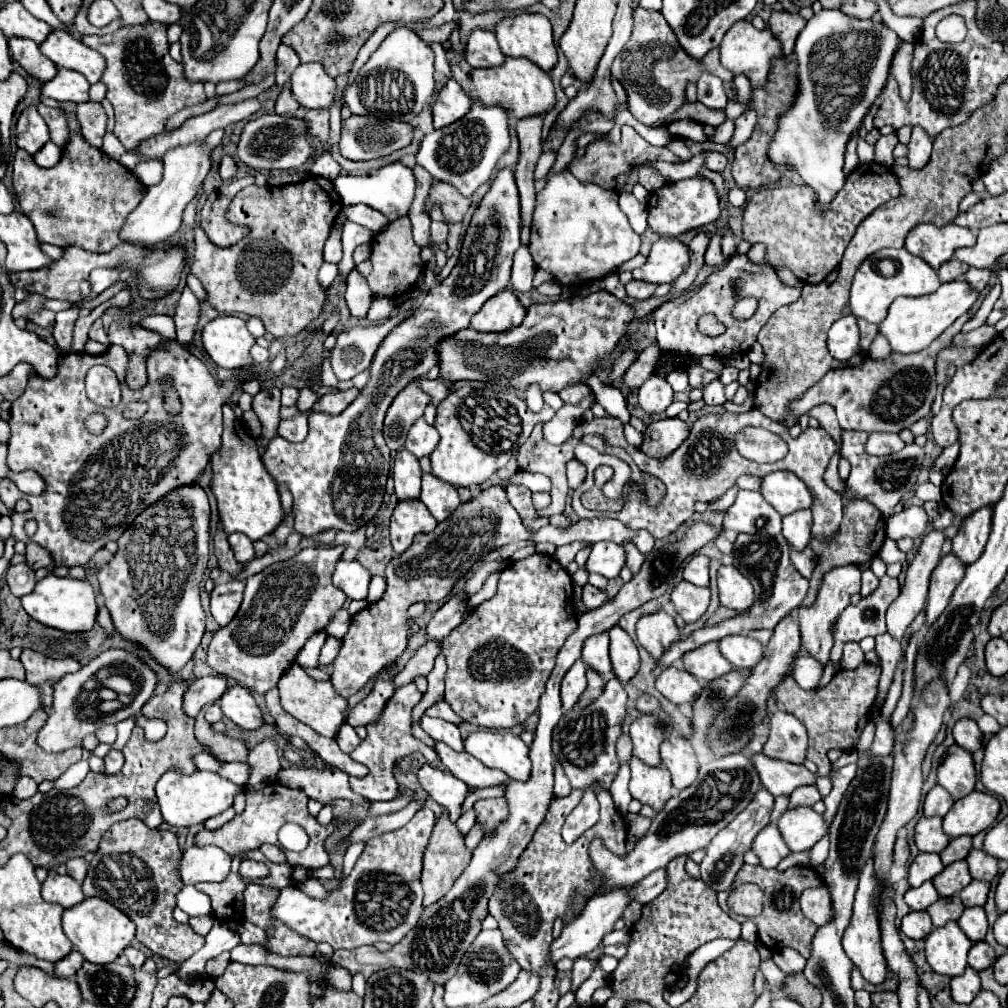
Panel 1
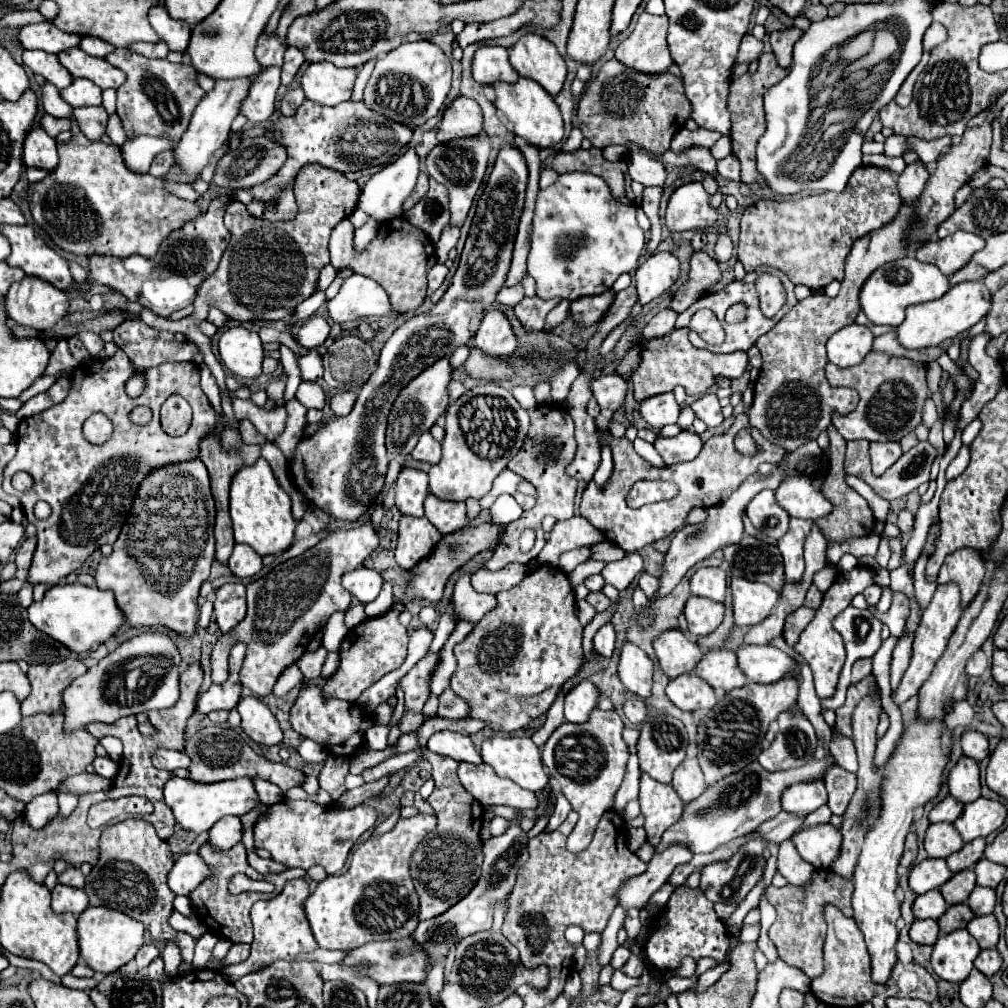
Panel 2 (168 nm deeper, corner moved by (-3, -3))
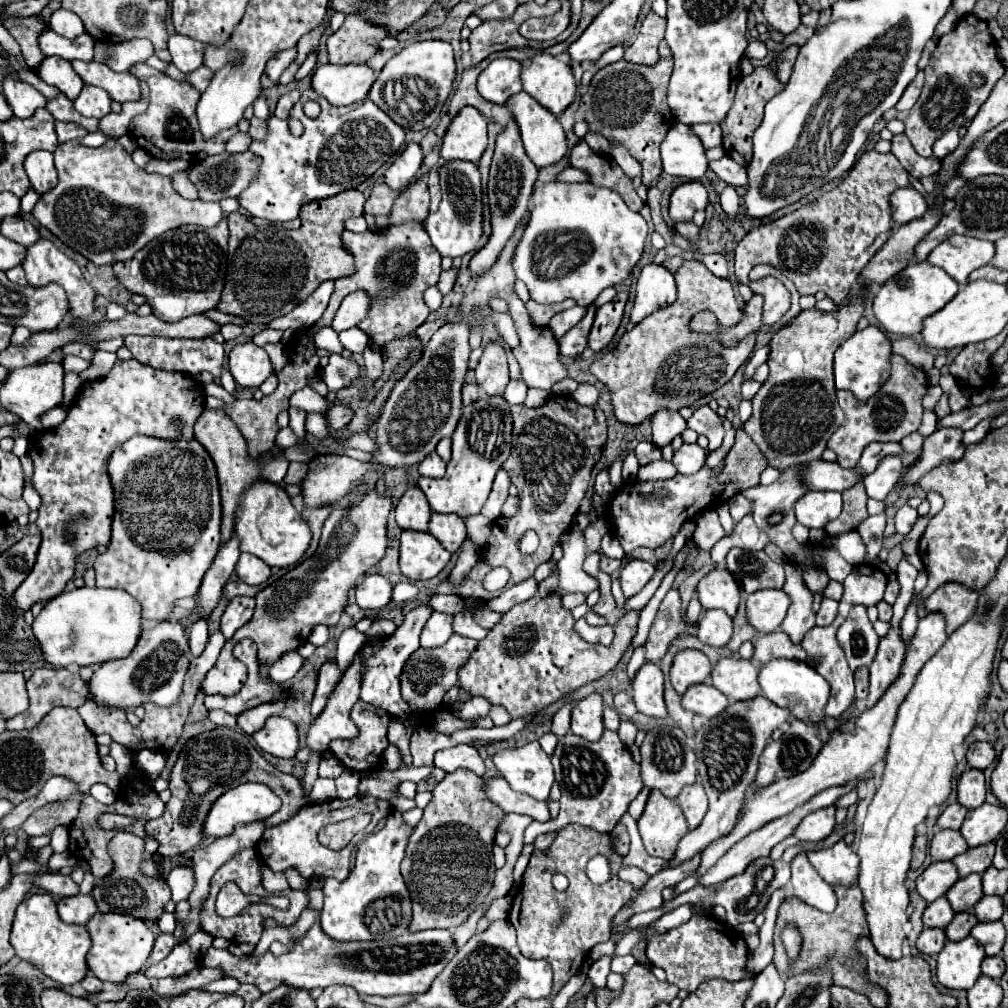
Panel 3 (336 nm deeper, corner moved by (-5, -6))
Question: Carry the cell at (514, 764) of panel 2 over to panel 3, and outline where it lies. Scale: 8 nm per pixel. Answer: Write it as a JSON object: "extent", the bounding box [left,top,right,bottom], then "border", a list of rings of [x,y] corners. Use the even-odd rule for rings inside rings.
{"extent":[494,742,554,800],"border":[[[538,742],[498,750],[494,754],[494,764],[512,790],[524,792],[536,800],[548,800],[550,786],[554,784],[554,772],[550,756]]]}

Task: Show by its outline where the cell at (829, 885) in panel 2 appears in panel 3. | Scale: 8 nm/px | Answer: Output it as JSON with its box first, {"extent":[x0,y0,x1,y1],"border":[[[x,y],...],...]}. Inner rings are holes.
{"extent":[774,884,888,1006],"border":[[[856,884],[850,886],[834,886],[834,894],[838,898],[838,906],[832,914],[820,912],[812,906],[808,906],[806,902],[802,902],[796,896],[786,898],[780,904],[778,910],[778,920],[776,920],[776,928],[774,928],[774,966],[778,968],[780,974],[786,976],[796,976],[802,972],[810,972],[810,970],[826,970],[832,976],[832,982],[836,986],[846,986],[852,990],[864,990],[864,994],[868,994],[870,1002],[874,1006],[886,1006],[888,998],[882,990],[876,990],[876,986],[868,986],[868,982],[864,982],[862,974],[856,974],[856,968],[850,966],[846,962],[846,954],[856,954],[854,948],[854,940],[858,936],[868,936],[868,924],[866,924],[866,914],[862,908],[862,892]],[[784,926],[796,926],[798,932],[802,934],[802,946],[800,946],[800,954],[796,960],[790,960],[786,954],[786,948],[782,944],[782,930]]]}

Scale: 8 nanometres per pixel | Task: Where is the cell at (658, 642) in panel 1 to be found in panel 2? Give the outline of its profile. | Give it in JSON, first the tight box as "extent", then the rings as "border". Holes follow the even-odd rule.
{"extent":[654,629,702,679],"border":[[[672,629],[660,635],[654,641],[654,649],[662,665],[662,671],[670,679],[690,673],[702,659],[702,649],[698,647],[698,643],[690,641],[680,629]]]}

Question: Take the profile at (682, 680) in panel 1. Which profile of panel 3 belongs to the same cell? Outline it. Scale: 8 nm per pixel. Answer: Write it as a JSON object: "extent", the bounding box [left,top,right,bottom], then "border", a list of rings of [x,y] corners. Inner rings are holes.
{"extent":[680,682,730,718],"border":[[[702,682],[702,684],[692,684],[682,696],[680,704],[684,710],[690,710],[704,718],[712,718],[720,714],[720,710],[724,710],[730,702],[728,702],[728,696],[724,696],[720,690]]]}

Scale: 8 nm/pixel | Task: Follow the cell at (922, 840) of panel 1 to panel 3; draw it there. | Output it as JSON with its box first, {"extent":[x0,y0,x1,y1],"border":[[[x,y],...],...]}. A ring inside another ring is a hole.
{"extent":[930,830,968,860],"border":[[[940,830],[930,842],[932,860],[952,860],[954,856],[968,850],[966,840],[958,830]]]}

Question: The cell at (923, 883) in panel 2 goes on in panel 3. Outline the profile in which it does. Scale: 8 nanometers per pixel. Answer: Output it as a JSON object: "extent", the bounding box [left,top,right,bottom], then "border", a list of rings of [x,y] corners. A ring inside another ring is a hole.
{"extent":[916,862,958,902],"border":[[[932,862],[916,880],[916,890],[926,902],[944,896],[958,880],[958,870],[952,862]]]}

